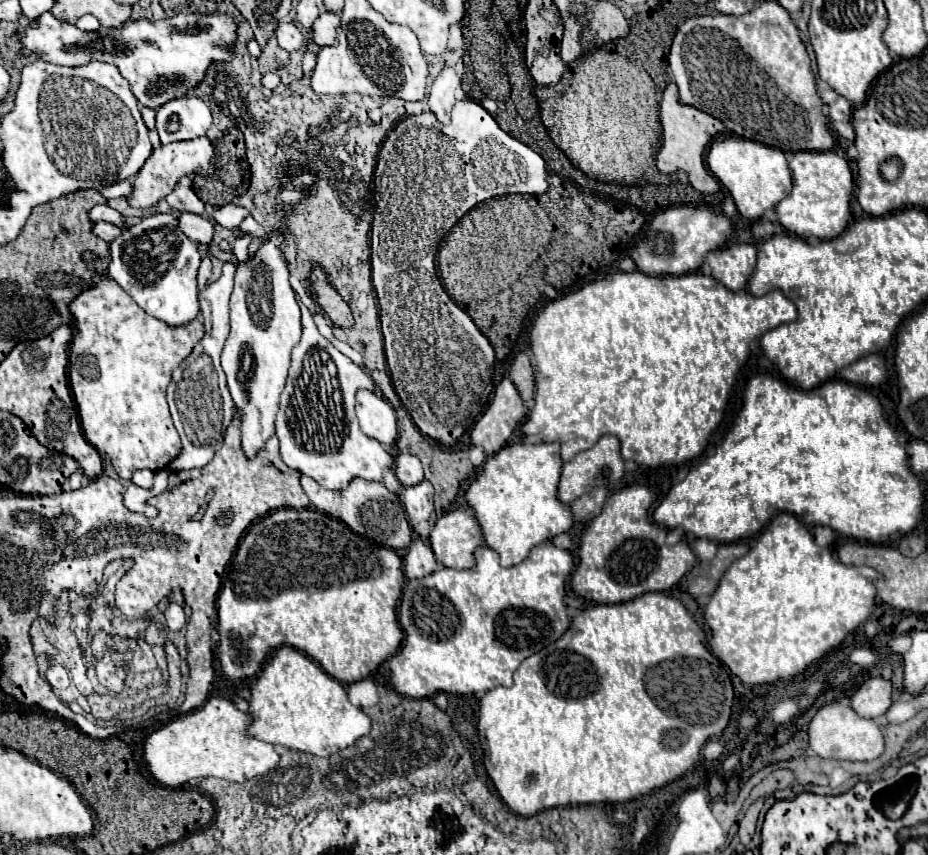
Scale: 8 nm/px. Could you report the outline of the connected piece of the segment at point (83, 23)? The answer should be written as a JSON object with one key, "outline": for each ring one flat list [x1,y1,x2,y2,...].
{"outline":[[84,15,84,17,78,19,76,27,82,29,82,31,98,31,98,29,100,29,100,23,98,23,98,19,92,17,92,15]]}

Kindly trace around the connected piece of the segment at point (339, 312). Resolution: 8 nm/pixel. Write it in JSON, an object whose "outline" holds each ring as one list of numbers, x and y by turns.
{"outline":[[316,269,316,273,312,273,312,291,318,293,318,305,332,319,334,327,352,325,352,313,350,313,348,305,344,305,342,297,328,285,328,281,324,281,324,273,320,273,320,269]]}

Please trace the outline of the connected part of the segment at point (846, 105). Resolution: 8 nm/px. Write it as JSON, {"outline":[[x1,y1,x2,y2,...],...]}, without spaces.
{"outline":[[838,97,834,103,828,105,830,121,850,121,852,117,852,103,844,97]]}

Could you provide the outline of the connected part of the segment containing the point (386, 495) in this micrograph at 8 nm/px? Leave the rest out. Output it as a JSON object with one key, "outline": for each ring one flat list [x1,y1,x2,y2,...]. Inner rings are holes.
{"outline":[[302,475,300,485,318,511,324,511,336,519,342,519,352,531,356,531,364,537,370,537,376,543,380,543,384,547,392,547,392,549,404,549,412,543,412,527,406,519,406,511,400,503,398,495,388,491,382,483,366,481,366,479,354,479,346,489,332,491,332,489,322,487,312,477]]}

